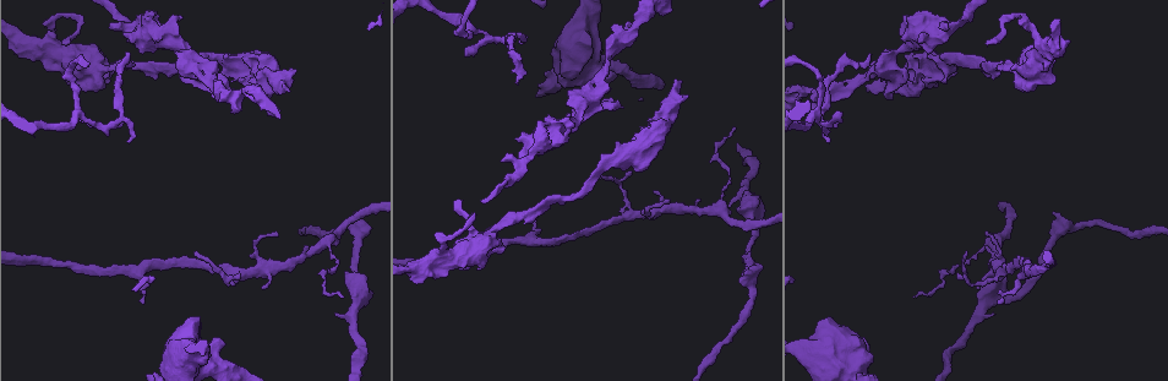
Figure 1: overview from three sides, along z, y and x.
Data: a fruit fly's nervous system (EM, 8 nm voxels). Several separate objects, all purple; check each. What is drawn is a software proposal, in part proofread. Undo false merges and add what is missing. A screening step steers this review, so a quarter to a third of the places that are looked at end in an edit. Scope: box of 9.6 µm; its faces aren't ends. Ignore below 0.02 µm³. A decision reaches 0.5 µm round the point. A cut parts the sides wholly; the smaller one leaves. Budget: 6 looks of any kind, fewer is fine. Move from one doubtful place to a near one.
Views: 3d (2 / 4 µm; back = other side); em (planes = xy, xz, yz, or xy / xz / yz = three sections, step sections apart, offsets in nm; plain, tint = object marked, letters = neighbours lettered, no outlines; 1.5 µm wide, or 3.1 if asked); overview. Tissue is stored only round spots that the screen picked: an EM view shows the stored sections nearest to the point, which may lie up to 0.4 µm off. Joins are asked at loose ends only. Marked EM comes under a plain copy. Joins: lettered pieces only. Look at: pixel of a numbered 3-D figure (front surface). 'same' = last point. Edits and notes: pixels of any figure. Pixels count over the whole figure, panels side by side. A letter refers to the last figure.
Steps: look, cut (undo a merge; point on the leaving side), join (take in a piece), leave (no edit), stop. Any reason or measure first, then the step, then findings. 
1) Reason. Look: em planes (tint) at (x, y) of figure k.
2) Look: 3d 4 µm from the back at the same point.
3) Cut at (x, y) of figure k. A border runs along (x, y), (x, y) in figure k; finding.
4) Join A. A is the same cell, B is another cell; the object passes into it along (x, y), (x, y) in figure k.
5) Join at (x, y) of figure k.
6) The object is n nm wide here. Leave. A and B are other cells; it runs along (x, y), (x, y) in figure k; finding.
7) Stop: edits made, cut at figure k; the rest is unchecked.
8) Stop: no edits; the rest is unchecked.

Thick turns thin. Look: 3d 2 µm at (610, 61) of figure 1.

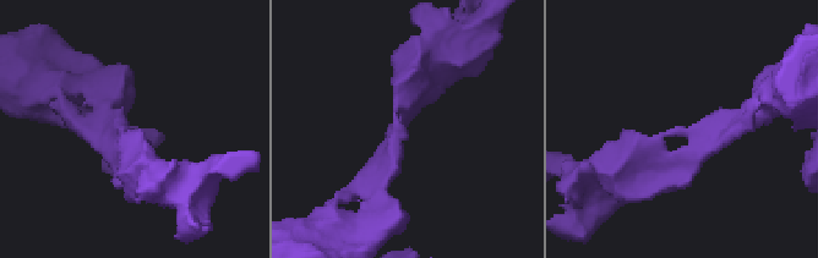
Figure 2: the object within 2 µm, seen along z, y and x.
The arms are 200, 260 nm wide; shape alone is not enough. Look: em yz step 4 (letters) at (672, 134) of figure 2.

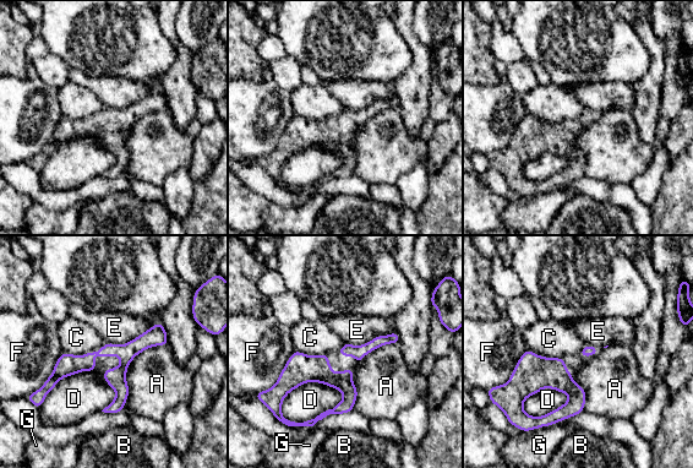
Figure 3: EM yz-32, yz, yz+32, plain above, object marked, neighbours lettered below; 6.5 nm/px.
The object is 120 nm wide here. Leave. A, B, C, D, E, F and G are other cells; it runs along (161, 328), (129, 350), (69, 364), (42, 392) in figure 3; all the same neuron.

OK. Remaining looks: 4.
Branch stops here. Look: em xz step 4 (tint) at (998, 301) of figure 1.

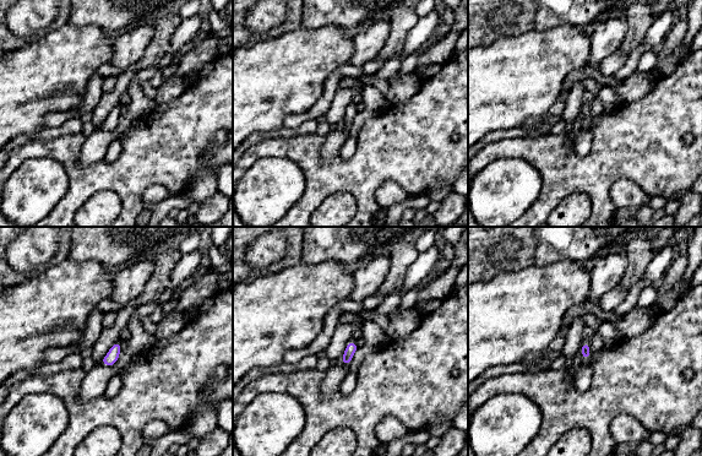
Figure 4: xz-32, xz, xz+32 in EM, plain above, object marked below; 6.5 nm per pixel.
Look: em planes (letters) at the same point.

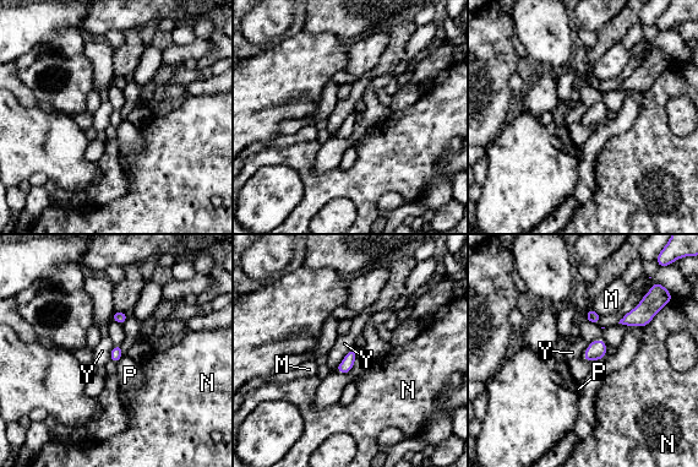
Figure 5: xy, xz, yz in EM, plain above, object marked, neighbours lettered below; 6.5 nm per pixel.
Leave. M, N, P and Y are other cells; a border runs along (354, 348), (347, 353), (334, 369) in figure 5; none of them fits.

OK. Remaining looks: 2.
Stop: no edits; the rest is unchecked.

